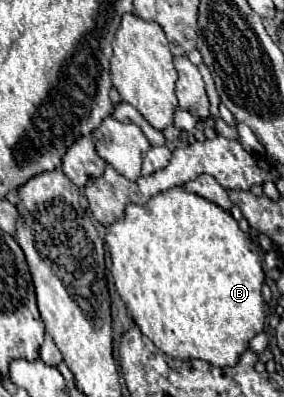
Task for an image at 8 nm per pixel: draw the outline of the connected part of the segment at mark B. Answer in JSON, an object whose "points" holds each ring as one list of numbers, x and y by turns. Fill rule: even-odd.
{"points":[[182,186,152,196,146,204,128,204,126,216,108,226,105,246,112,259,110,272,126,310,144,336,164,354,180,360,204,360,212,366,232,366,248,342,264,330,262,250,246,238,230,212]]}

